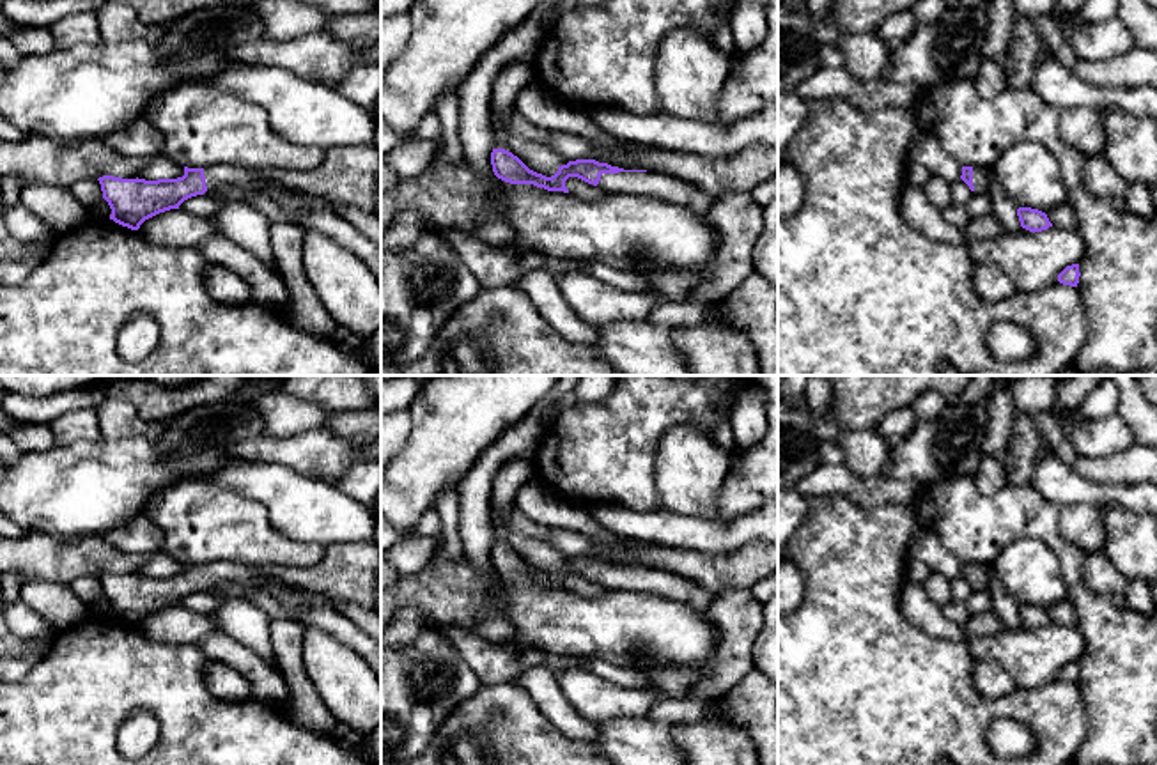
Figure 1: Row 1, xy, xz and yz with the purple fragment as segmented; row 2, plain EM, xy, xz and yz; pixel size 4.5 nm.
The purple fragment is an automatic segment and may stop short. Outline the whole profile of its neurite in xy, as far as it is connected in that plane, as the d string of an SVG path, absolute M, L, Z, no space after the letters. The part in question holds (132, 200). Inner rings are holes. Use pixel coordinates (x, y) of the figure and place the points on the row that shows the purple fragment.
M232 165L184 166L184 175L177 179L145 181L103 175L97 181L103 198L112 209L110 220L131 230L138 230L145 220L170 209L179 209L184 200L216 188L230 184L252 188L278 186L260 170Z

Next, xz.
M493 149L493 172L510 184L533 184L547 191L563 191L569 177L578 177L599 186L610 195L648 195L686 205L693 211L707 211L719 197L707 193L698 184L673 177L666 172L624 170L595 159L576 159L558 166L551 177L530 170L517 156L505 149Z

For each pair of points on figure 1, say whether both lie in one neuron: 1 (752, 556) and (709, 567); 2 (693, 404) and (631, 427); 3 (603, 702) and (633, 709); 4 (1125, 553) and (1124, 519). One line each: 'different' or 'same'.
1: same
2: same
3: same
4: same

